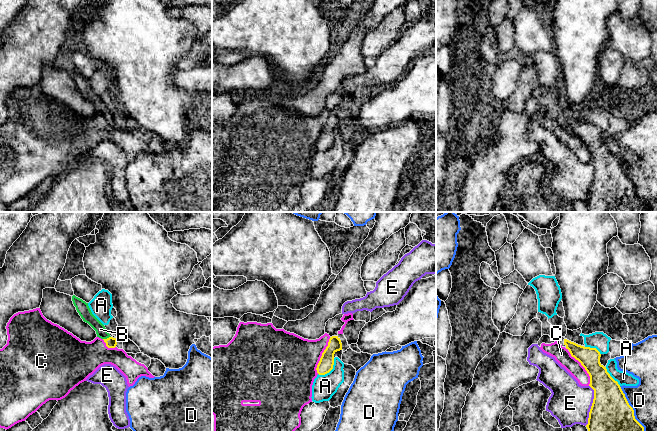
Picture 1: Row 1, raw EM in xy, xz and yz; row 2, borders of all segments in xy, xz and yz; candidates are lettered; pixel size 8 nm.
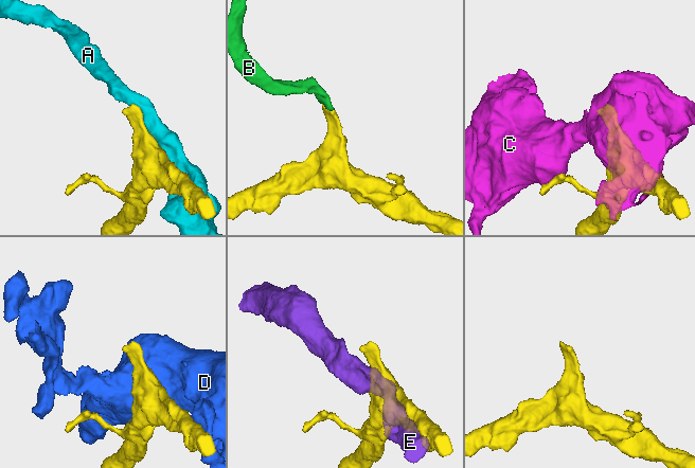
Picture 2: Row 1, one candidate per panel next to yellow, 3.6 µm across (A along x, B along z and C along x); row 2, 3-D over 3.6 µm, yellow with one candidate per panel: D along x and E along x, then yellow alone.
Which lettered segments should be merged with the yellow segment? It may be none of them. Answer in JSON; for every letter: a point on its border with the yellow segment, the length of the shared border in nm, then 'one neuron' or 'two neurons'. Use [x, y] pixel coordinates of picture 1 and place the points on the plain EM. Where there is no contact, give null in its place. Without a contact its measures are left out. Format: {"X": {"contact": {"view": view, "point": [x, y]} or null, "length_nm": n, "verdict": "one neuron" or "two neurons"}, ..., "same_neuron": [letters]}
{"A": {"contact": {"view": "xz", "point": [330, 146]}, "length_nm": 190, "verdict": "two neurons"}, "B": {"contact": {"view": "xy", "point": [107, 114]}, "length_nm": 70, "verdict": "one neuron"}, "C": {"contact": {"view": "xz", "point": [322, 131]}, "length_nm": 320, "verdict": "two neurons"}, "D": {"contact": {"view": "yz", "point": [633, 186]}, "length_nm": 440, "verdict": "two neurons"}, "E": {"contact": {"view": "yz", "point": [592, 181]}, "length_nm": 320, "verdict": "two neurons"}, "same_neuron": ["B"]}

